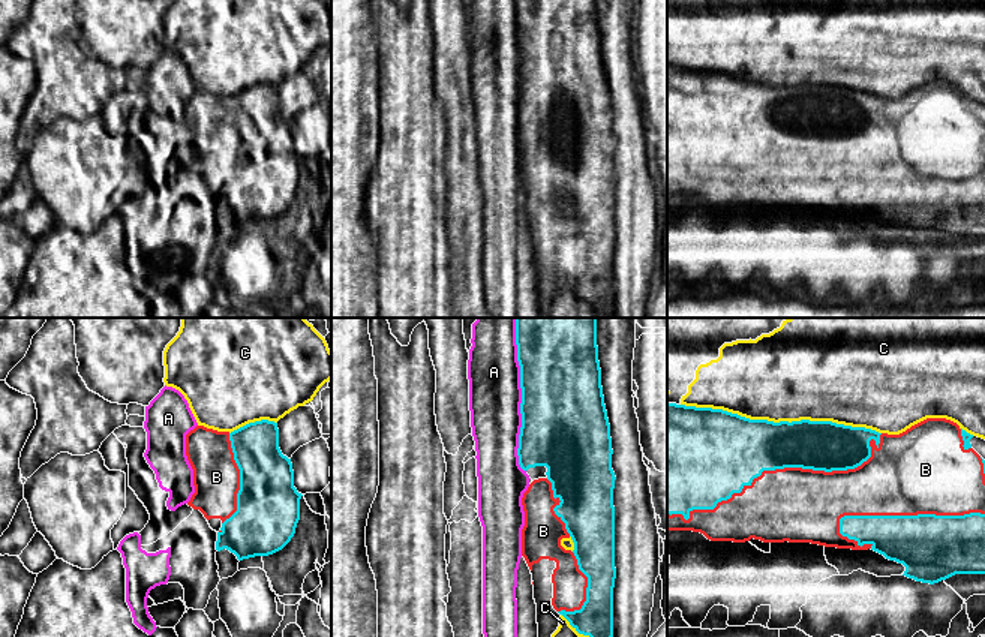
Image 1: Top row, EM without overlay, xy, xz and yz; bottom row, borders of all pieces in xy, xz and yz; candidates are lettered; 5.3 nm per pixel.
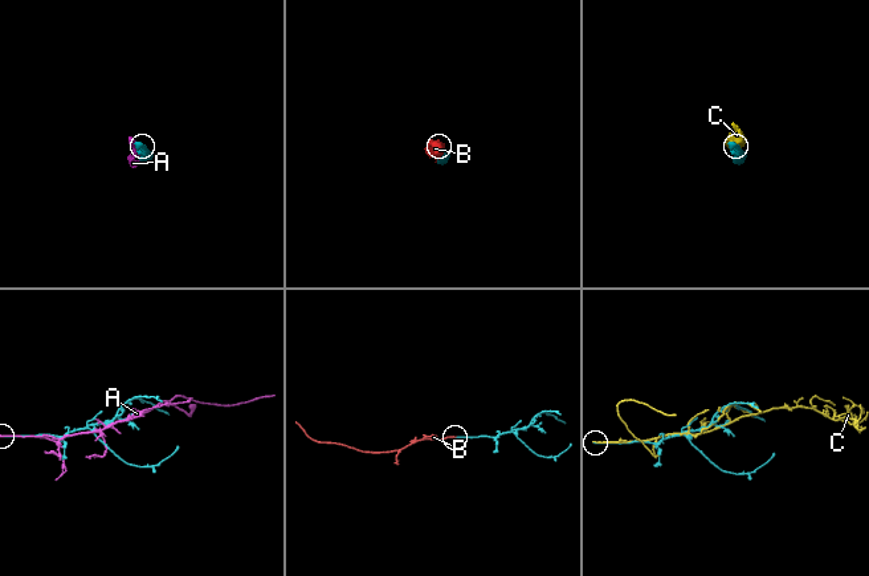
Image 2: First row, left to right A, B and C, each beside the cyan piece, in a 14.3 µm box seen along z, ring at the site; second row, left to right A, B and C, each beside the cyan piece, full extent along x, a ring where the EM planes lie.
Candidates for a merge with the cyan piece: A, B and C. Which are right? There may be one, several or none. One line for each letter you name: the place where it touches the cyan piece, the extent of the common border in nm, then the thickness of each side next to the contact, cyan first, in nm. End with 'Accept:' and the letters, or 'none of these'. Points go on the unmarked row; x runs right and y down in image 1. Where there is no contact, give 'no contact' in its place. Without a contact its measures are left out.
B: meets cyan in yz at (783, 132); contact 1250 nm long; 340 nm thick on the cyan side, 400 nm on the other
Accept: B

